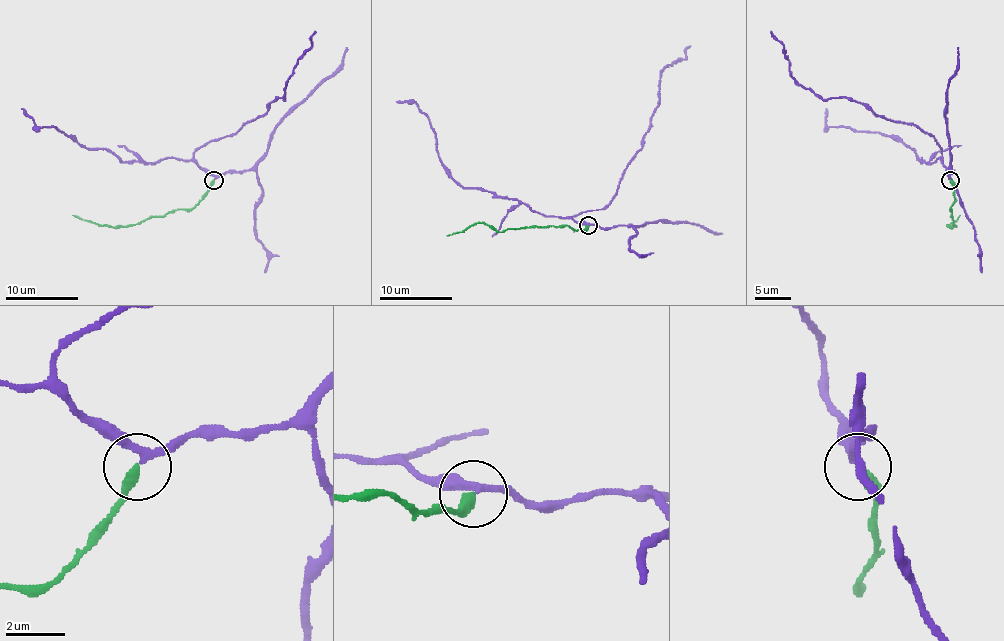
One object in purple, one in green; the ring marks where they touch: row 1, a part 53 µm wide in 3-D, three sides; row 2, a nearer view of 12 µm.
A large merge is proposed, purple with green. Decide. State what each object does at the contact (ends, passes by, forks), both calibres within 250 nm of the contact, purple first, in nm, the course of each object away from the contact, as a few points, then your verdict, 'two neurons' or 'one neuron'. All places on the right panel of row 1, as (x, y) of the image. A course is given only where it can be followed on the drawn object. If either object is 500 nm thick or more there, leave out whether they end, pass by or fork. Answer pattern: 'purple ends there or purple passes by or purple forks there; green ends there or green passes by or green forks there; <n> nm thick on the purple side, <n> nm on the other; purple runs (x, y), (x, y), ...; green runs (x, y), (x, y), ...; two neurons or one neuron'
purple passes by; green ends there; 240 nm thick on the purple side, 360 nm on the other; purple runs (950, 178), (941, 147), (918, 126), (881, 118), (843, 97), (820, 98), (798, 82), (784, 46), (771, 31); green runs (950, 180), (954, 189), (950, 216), (956, 225), (947, 225), (959, 215); one neuron

